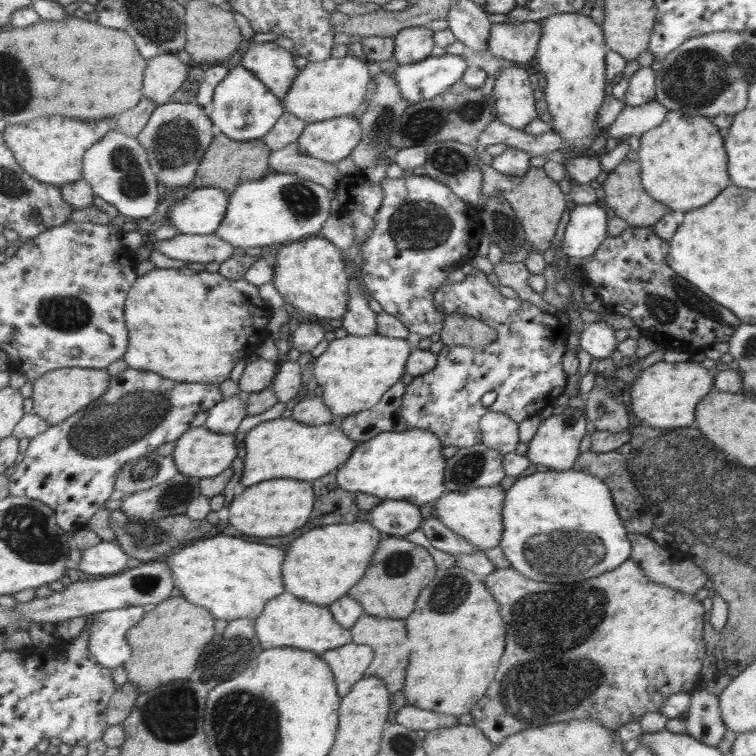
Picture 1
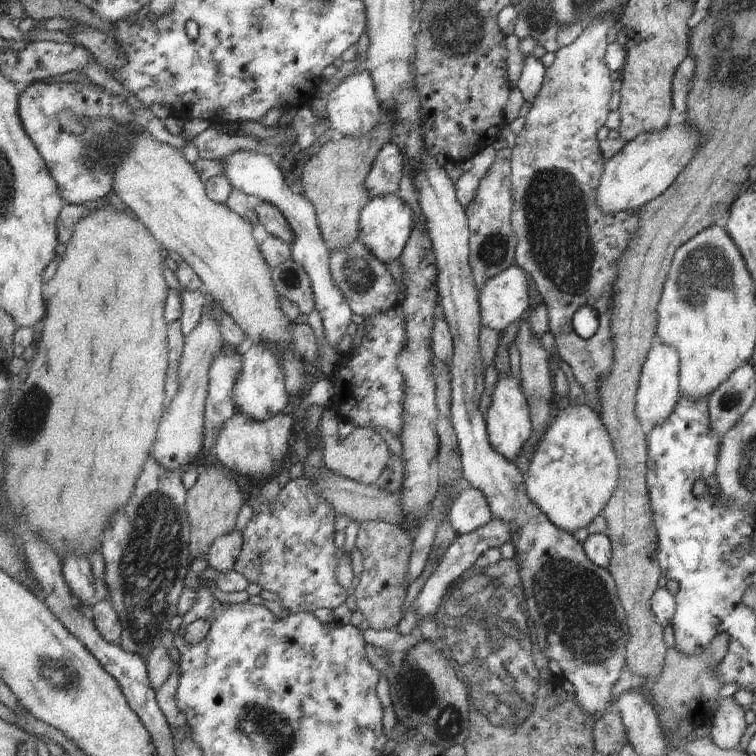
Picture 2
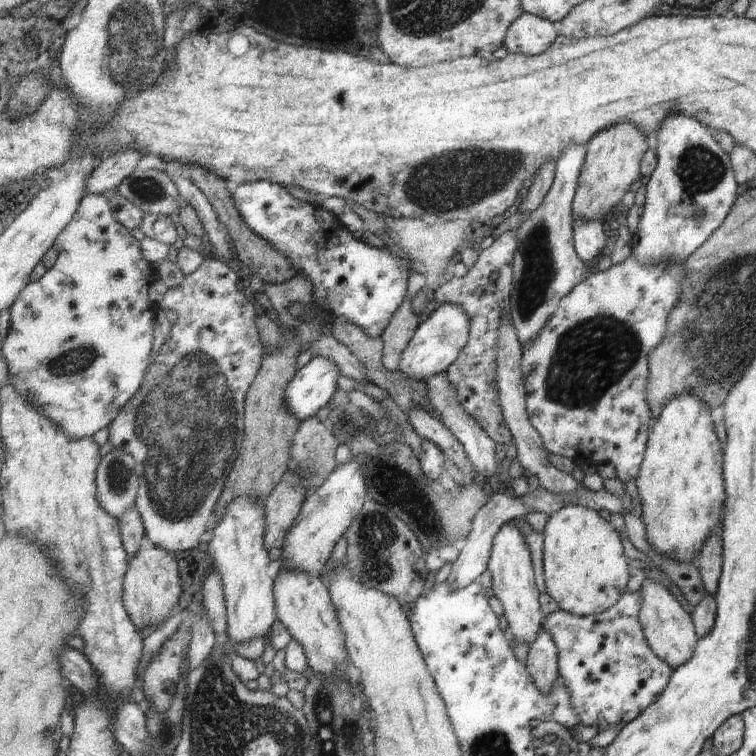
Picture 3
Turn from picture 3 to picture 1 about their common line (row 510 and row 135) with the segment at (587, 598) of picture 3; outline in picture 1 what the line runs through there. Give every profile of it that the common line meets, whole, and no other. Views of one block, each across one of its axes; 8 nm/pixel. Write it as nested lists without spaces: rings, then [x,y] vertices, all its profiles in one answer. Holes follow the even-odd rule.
[[[568,12],[567,14],[553,14],[541,20],[537,20],[540,24],[541,34],[539,38],[539,46],[536,47],[535,57],[540,72],[543,73],[545,79],[545,87],[543,96],[544,102],[541,109],[551,115],[551,129],[553,133],[563,139],[563,146],[567,148],[585,148],[591,145],[591,139],[594,139],[595,116],[597,109],[601,107],[604,100],[604,54],[605,47],[604,36],[599,25],[593,22],[588,16],[581,15],[578,12]]]

